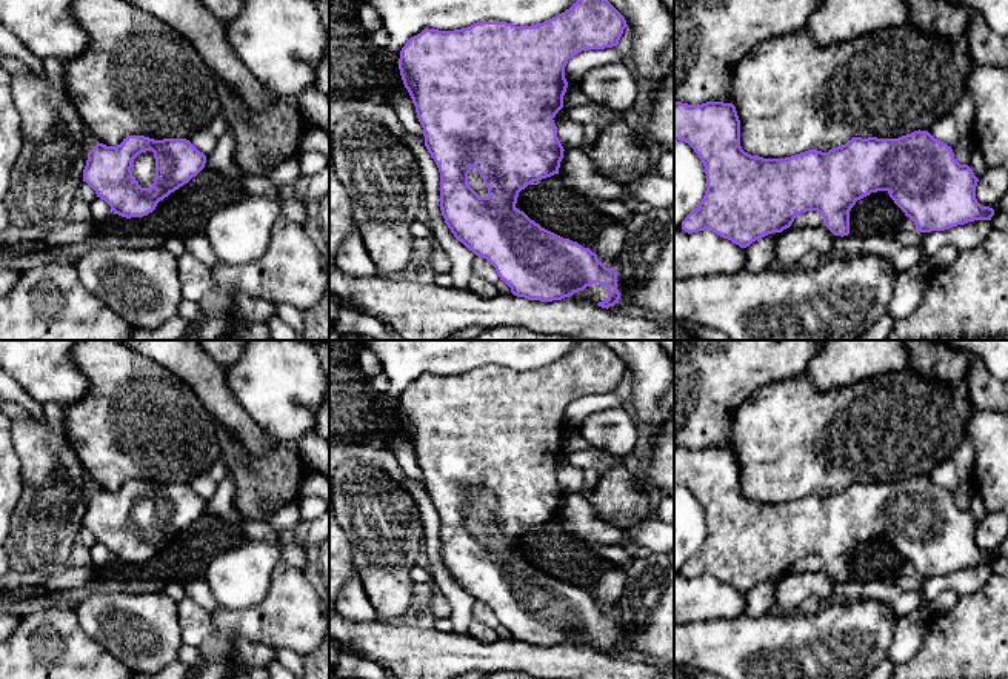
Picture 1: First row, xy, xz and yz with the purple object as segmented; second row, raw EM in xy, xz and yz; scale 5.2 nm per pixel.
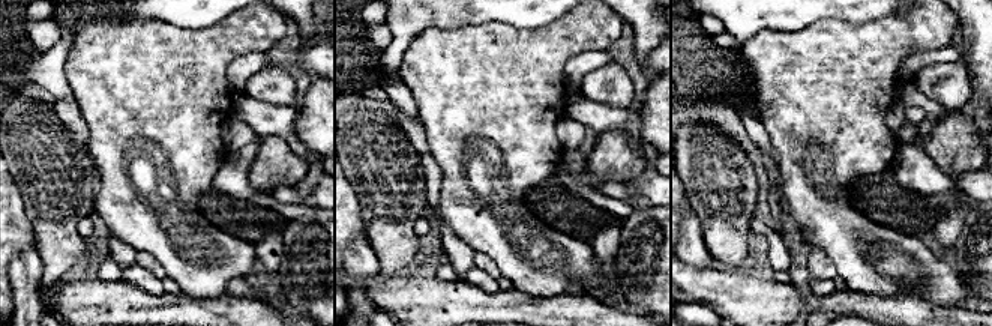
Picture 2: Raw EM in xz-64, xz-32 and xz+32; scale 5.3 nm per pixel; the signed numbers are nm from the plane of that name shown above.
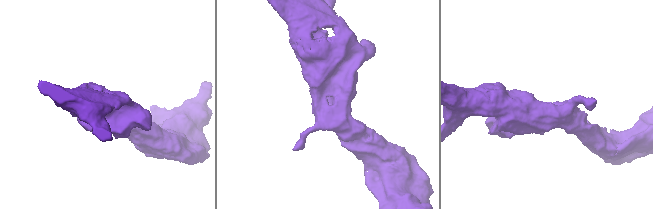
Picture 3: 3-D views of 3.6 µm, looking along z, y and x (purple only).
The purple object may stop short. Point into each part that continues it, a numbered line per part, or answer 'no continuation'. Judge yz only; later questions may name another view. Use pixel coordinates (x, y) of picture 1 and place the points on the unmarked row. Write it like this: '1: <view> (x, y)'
no continuation

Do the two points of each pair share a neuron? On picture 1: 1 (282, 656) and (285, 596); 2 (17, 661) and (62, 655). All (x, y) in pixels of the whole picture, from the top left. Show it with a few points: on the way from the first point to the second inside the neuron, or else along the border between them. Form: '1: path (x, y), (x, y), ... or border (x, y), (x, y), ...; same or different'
1: border (274, 647), (291, 648), (302, 658); different
2: path (28, 661), (51, 661); same

